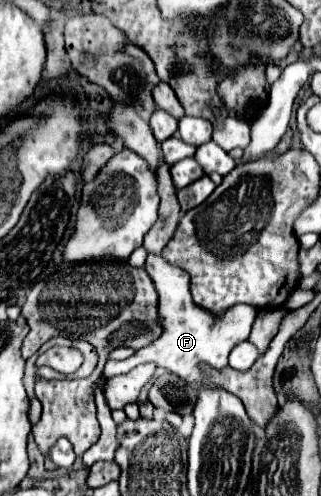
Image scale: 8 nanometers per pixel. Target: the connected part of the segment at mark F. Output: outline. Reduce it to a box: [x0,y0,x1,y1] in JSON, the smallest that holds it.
[103,253,257,390]

